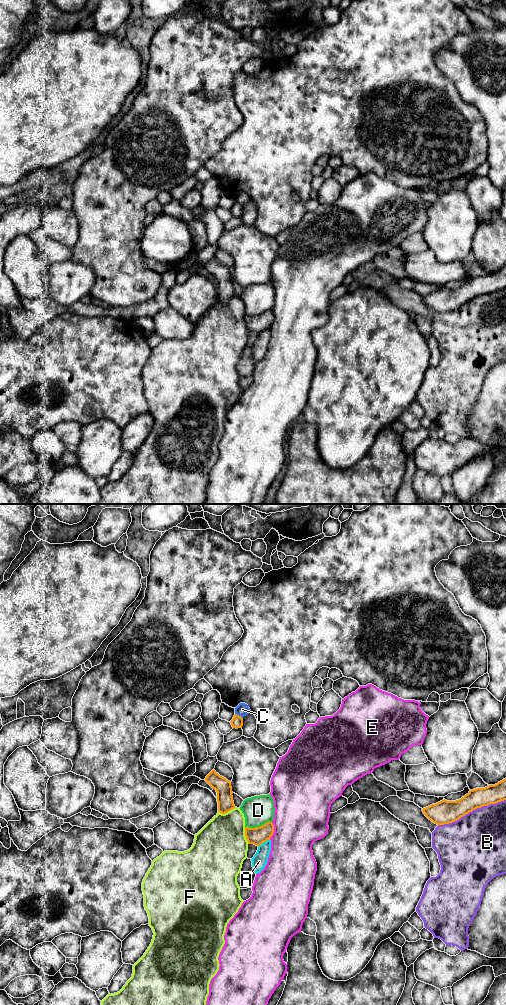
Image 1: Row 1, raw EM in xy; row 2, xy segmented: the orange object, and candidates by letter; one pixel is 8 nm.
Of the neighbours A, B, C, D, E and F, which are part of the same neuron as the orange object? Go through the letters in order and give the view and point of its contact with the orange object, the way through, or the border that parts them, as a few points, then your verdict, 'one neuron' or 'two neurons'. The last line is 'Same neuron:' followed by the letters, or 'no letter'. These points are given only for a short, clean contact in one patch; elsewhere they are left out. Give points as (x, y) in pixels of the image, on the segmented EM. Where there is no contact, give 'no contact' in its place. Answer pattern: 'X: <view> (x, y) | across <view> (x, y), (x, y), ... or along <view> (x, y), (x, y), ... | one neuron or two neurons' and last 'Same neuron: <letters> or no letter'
A: xy (263, 842) | along xy (269, 839), (258, 846) | two neurons
B: xy (471, 811) | two neurons
C: xy (238, 715) | two neurons
D: xy (258, 827) | two neurons
E: xy (273, 831) | two neurons
F: xy (226, 812) | two neurons
Same neuron: no letter

